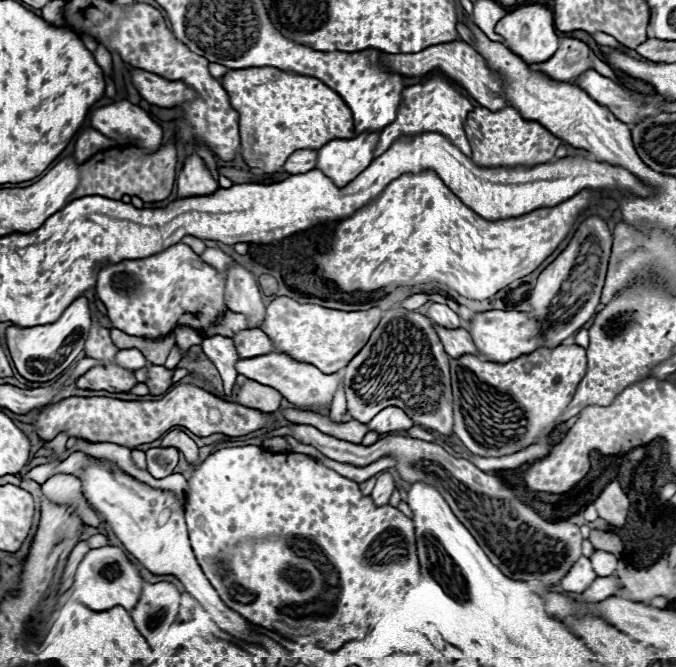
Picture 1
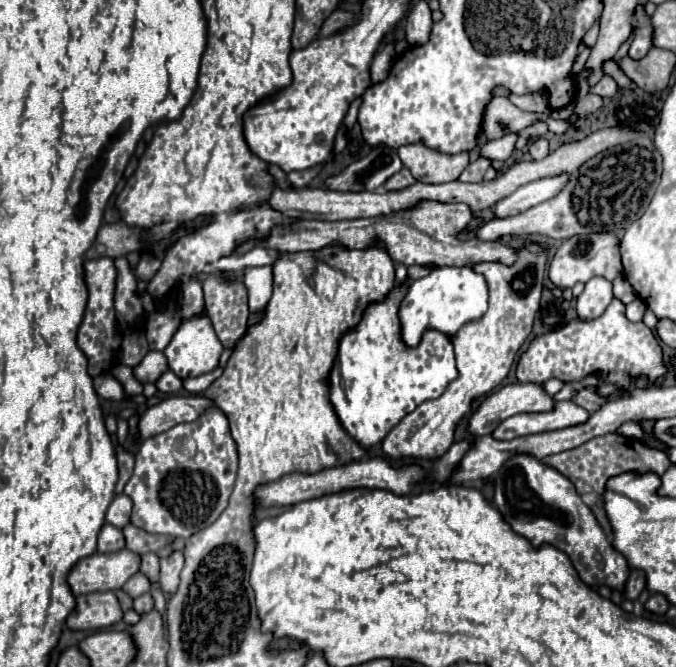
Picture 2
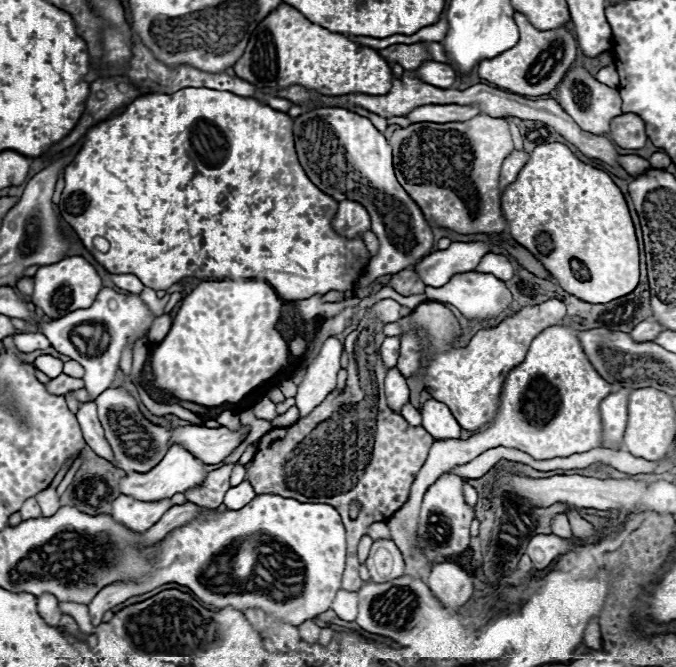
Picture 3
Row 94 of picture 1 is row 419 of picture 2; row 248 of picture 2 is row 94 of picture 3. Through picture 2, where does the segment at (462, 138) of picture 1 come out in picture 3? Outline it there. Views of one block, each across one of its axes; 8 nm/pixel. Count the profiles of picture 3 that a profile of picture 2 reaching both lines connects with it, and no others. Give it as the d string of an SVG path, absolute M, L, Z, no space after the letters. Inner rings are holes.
M514 14L514 20L520 28L520 42L512 48L506 50L504 54L484 60L478 66L478 74L482 80L510 90L514 94L520 96L542 96L548 94L550 90L556 88L556 84L562 80L564 72L572 66L576 52L578 52L578 44L576 44L576 36L574 30L570 30L568 26L558 28L558 30L536 30L522 14Z

